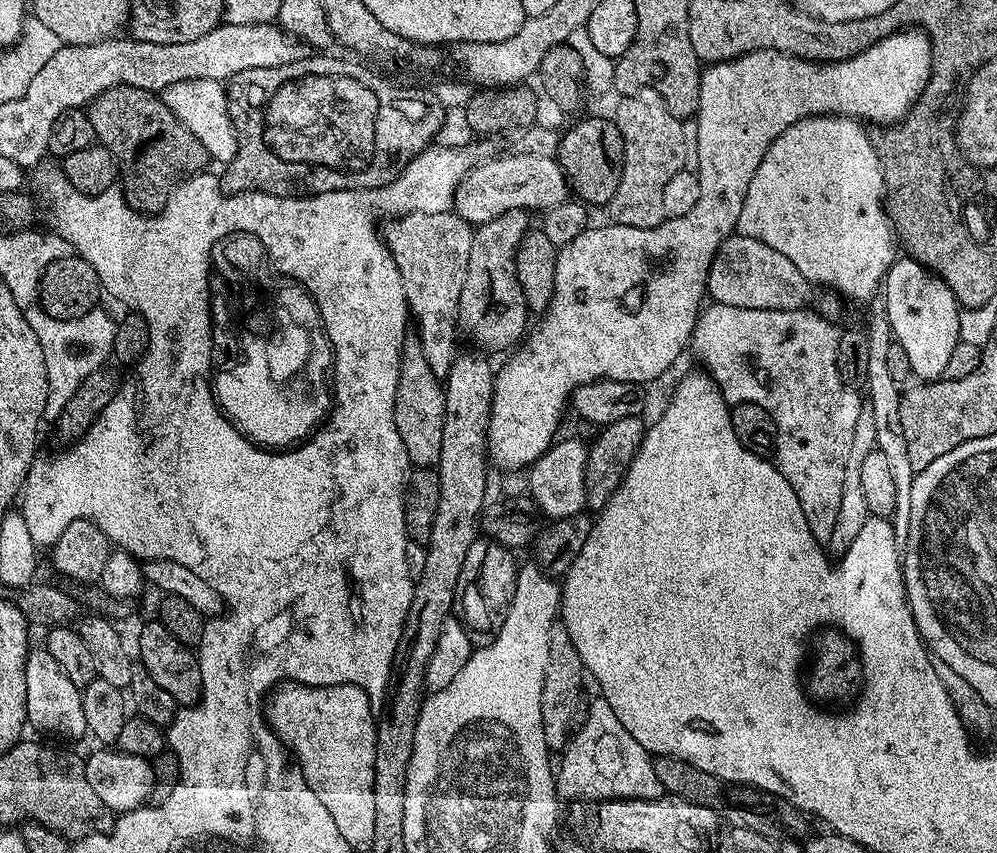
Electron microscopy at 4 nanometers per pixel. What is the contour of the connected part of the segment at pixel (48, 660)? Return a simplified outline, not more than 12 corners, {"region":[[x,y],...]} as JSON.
{"region":[[47,647],[26,660],[27,723],[86,736],[81,689]]}

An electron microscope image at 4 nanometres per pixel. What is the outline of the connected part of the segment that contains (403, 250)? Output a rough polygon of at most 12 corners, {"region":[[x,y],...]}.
{"region":[[405,212],[383,229],[426,363],[447,378],[473,225]]}

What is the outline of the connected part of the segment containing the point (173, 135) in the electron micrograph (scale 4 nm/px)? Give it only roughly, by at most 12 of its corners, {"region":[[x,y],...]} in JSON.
{"region":[[120,84],[86,109],[136,212],[210,164],[155,92]]}

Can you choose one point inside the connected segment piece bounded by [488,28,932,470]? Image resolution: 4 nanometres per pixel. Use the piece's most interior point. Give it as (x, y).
(626, 299)

